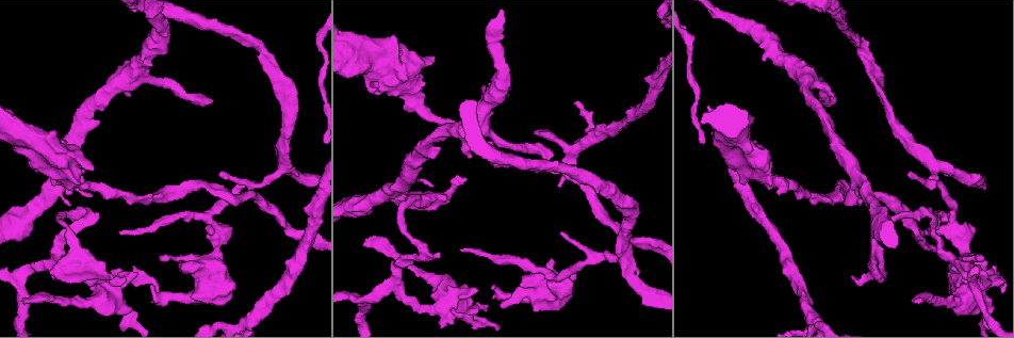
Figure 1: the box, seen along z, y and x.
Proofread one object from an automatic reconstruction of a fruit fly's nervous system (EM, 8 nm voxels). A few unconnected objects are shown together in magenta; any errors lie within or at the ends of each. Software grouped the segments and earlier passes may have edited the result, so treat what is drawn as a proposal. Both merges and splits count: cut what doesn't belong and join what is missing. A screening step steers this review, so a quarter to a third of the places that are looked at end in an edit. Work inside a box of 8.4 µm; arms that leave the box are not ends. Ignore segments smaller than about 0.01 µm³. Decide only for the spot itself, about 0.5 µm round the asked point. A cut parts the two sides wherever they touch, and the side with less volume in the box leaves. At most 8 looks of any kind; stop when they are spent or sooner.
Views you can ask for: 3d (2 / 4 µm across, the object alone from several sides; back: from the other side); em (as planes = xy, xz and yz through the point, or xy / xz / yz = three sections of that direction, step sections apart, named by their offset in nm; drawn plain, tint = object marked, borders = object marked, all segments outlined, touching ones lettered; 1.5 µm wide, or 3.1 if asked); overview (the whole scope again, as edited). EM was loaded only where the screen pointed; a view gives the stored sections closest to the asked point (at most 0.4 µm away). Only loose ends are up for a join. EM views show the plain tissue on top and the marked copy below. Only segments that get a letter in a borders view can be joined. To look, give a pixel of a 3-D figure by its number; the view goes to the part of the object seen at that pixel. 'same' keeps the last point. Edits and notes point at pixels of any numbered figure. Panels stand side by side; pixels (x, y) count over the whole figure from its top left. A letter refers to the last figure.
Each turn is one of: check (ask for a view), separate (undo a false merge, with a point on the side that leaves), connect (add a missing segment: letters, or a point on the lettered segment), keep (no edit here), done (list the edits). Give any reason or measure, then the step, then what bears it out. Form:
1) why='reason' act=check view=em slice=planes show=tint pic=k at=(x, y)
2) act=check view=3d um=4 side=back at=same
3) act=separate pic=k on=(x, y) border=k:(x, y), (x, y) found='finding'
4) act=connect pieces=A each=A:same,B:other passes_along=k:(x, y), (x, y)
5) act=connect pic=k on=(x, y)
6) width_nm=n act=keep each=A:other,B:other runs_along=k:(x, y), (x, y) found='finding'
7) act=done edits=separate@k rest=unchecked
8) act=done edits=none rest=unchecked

why='an open end' act=check view=em slice=planes show=borders pic=1 at=(208, 99)

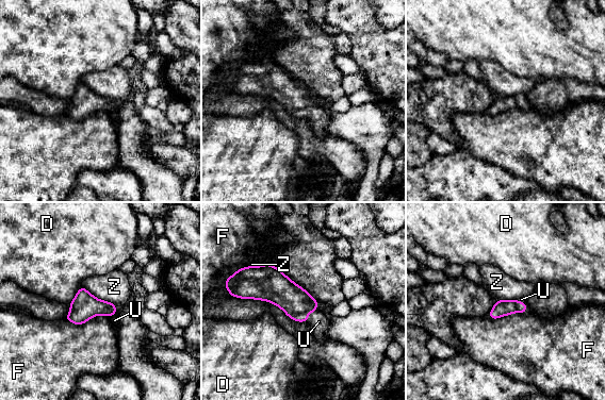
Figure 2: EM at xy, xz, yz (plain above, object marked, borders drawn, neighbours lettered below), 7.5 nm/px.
act=connect pic=2 on=(319, 321) each=D:other,F:other,U:same,Z:other found='it goes on there'

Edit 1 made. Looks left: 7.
why='branch stops here' act=check view=em slice=xy step=4 show=borders pic=1 at=(465, 177)

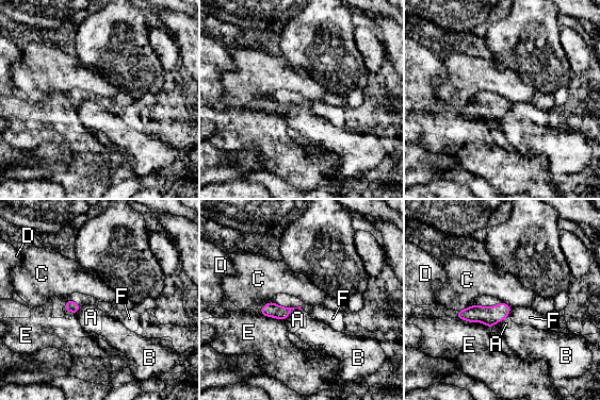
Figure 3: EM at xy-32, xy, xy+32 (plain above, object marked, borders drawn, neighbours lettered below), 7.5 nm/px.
act=check view=em slice=planes show=borders at=same

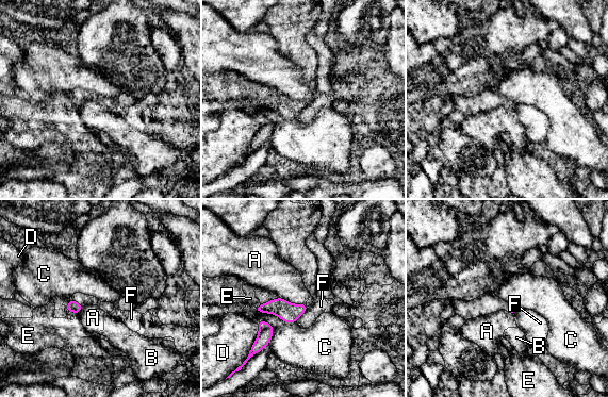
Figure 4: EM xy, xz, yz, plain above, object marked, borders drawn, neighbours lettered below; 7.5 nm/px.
act=keep each=A:other,B:other,C:other,D:other,E:other,F:other border=4:(257, 312), (296, 321) found='none of them fits'

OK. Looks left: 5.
why='redraw' act=check view=overview

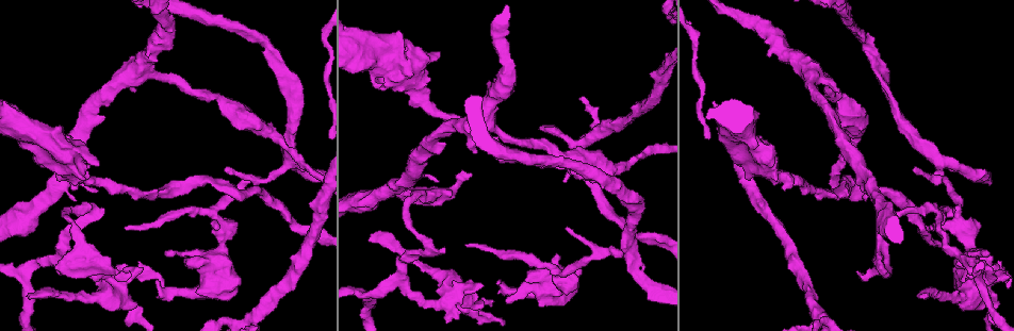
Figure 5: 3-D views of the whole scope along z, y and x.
why='sudden change in width' act=check view=3d um=4 pic=5 at=(473, 307)

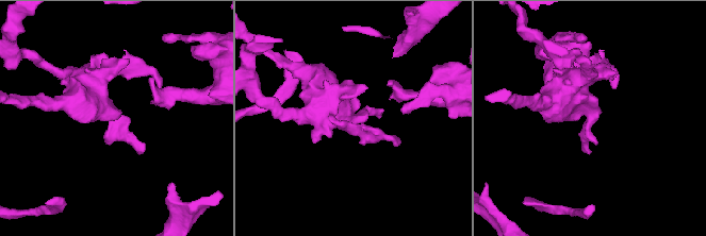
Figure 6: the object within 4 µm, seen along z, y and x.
why='shape alone is not enough' act=check view=em slice=planes show=borders pic=6 at=(592, 117)

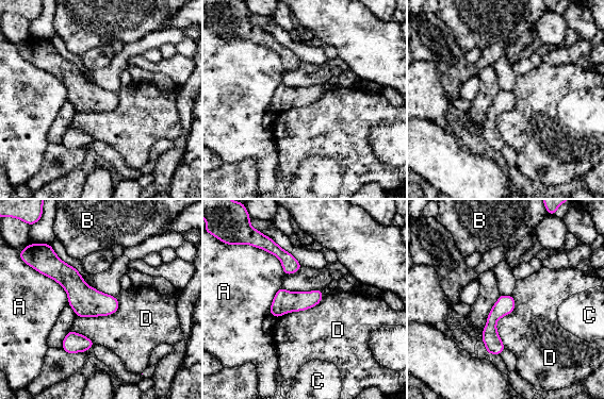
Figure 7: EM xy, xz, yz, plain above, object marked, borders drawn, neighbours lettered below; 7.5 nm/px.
act=keep each=A:other,B:other,C:other,D:other border=7:(512, 295), (504, 348) found='all the same neuron'

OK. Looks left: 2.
act=done edits=connect@2 rest=unchecked

